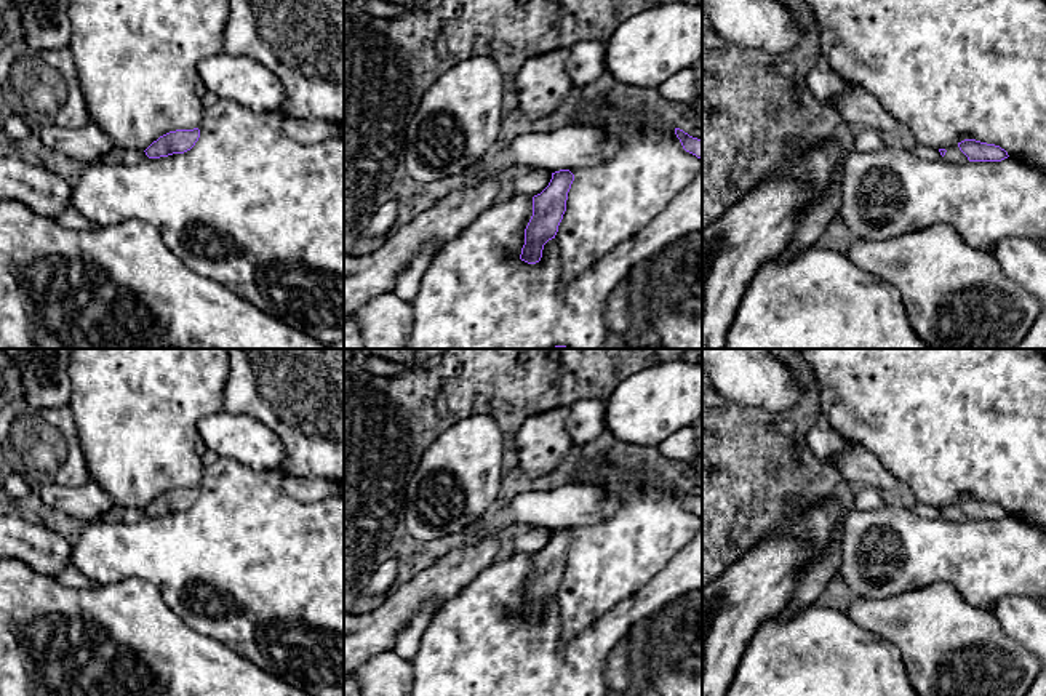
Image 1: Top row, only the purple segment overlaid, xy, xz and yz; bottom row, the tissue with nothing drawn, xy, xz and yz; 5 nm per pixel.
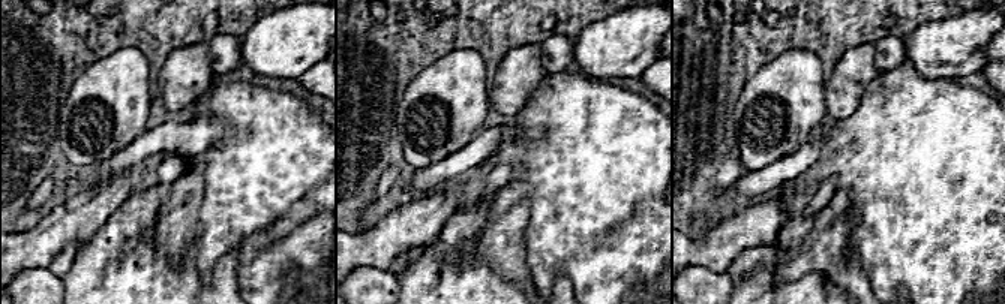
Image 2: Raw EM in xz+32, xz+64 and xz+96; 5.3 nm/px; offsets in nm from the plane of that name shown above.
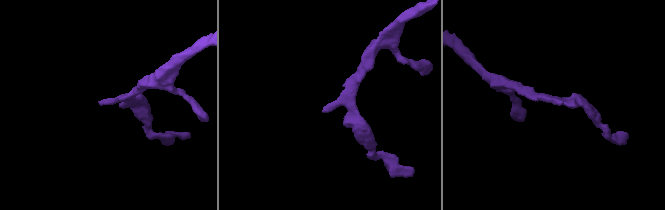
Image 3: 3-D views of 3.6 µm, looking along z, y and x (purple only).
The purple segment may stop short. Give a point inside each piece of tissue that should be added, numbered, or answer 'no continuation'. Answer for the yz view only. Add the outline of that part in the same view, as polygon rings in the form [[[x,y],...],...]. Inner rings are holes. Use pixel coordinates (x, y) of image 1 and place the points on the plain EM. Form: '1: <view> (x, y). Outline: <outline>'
1: yz (954, 512). Outline: [[[952,504],[945,507],[945,514],[942,518],[950,520],[950,522],[966,522],[969,520],[968,515],[960,509],[958,504]]]

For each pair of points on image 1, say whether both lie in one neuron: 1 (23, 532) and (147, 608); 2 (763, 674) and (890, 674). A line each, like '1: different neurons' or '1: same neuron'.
1: different neurons
2: same neuron

